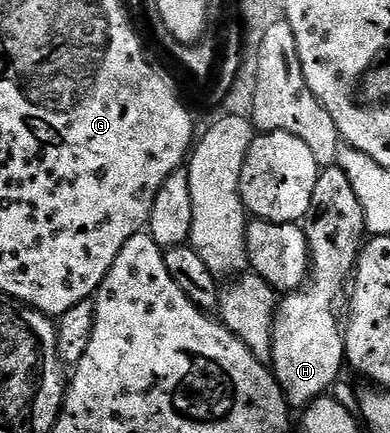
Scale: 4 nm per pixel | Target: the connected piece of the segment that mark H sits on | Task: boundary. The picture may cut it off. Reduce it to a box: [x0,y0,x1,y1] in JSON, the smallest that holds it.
[269,165,367,408]

